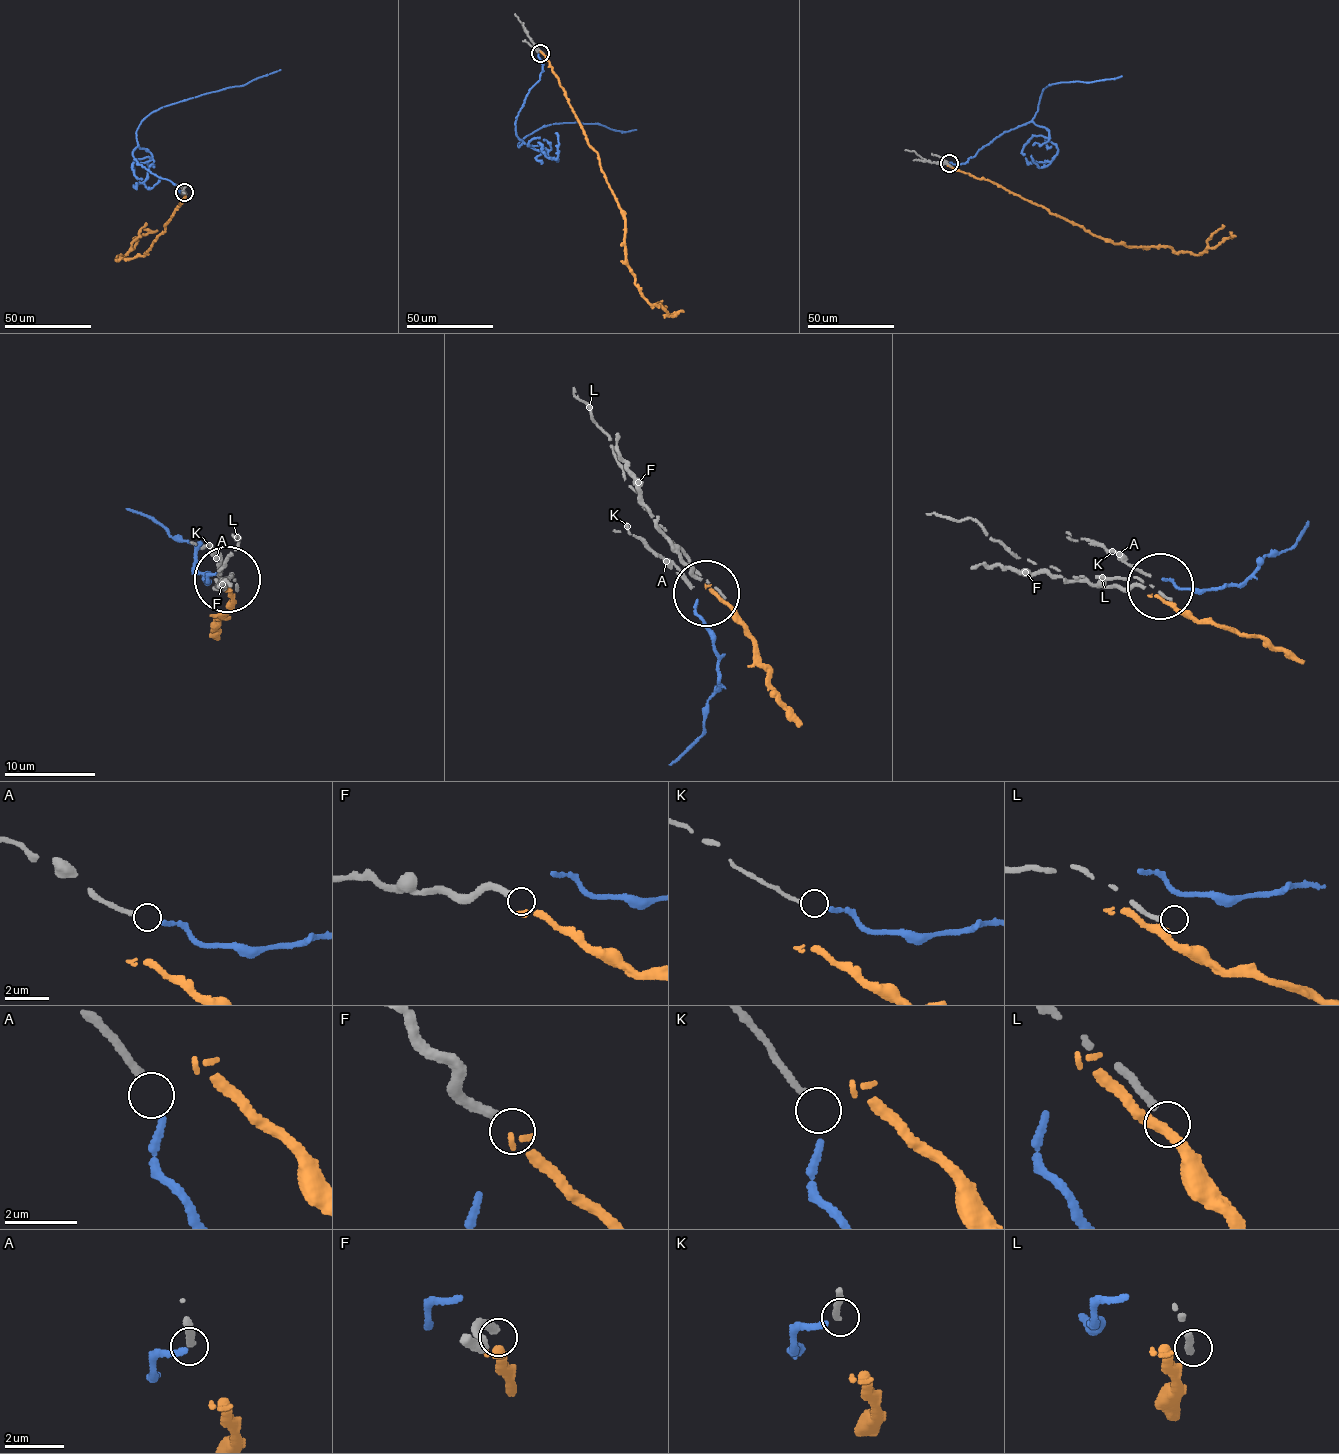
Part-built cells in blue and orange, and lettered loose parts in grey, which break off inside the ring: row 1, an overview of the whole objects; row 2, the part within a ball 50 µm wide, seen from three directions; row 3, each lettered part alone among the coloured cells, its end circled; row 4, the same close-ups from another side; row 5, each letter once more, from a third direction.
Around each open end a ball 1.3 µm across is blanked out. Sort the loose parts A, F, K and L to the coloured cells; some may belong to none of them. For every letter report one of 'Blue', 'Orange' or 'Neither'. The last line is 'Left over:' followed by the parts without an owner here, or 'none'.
A: Blue
F: Orange
K: Neither
L: Neither
Left over: K, L

